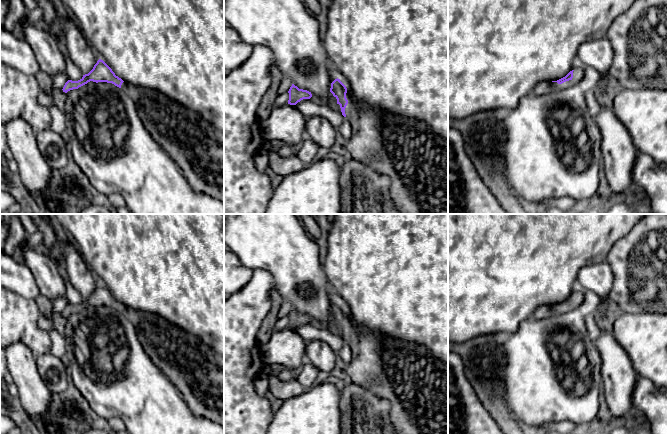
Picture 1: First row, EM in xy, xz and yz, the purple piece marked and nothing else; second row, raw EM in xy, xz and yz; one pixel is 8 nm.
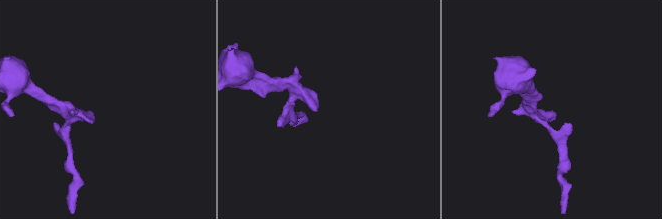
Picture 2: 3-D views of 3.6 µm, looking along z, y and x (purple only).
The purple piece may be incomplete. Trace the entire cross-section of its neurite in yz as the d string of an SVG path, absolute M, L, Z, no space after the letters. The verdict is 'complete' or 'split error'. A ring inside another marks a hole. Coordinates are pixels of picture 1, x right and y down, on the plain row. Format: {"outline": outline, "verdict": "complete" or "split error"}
{"outline": "M576 291L574 294L570 295L565 301L552 305L545 308L539 315L538 318L547 317L553 314L563 314L571 311L574 308L579 307L582 304L582 294L580 291Z", "verdict": "split error"}

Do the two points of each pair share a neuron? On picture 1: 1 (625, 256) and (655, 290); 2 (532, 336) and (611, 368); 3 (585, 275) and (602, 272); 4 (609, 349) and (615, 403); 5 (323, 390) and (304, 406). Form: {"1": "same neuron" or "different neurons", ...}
{"1": "same neuron", "2": "different neurons", "3": "same neuron", "4": "same neuron", "5": "same neuron"}

